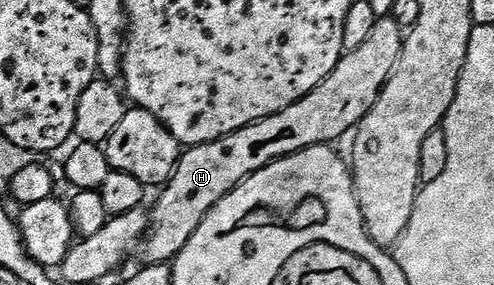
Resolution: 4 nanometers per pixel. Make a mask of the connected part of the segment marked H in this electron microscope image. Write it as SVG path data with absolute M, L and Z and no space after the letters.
M377 20L366 43L357 49L347 50L334 71L330 71L330 75L326 75L326 79L314 87L310 95L298 99L298 103L290 103L290 107L258 123L250 123L222 139L185 148L168 184L159 190L156 206L150 209L148 231L138 246L141 262L144 265L163 265L175 261L214 203L230 195L238 183L262 171L262 167L306 147L332 145L339 137L347 133L349 136L368 114L370 107L374 107L388 76L400 62L405 34L402 29L400 33L399 23L392 20Z

